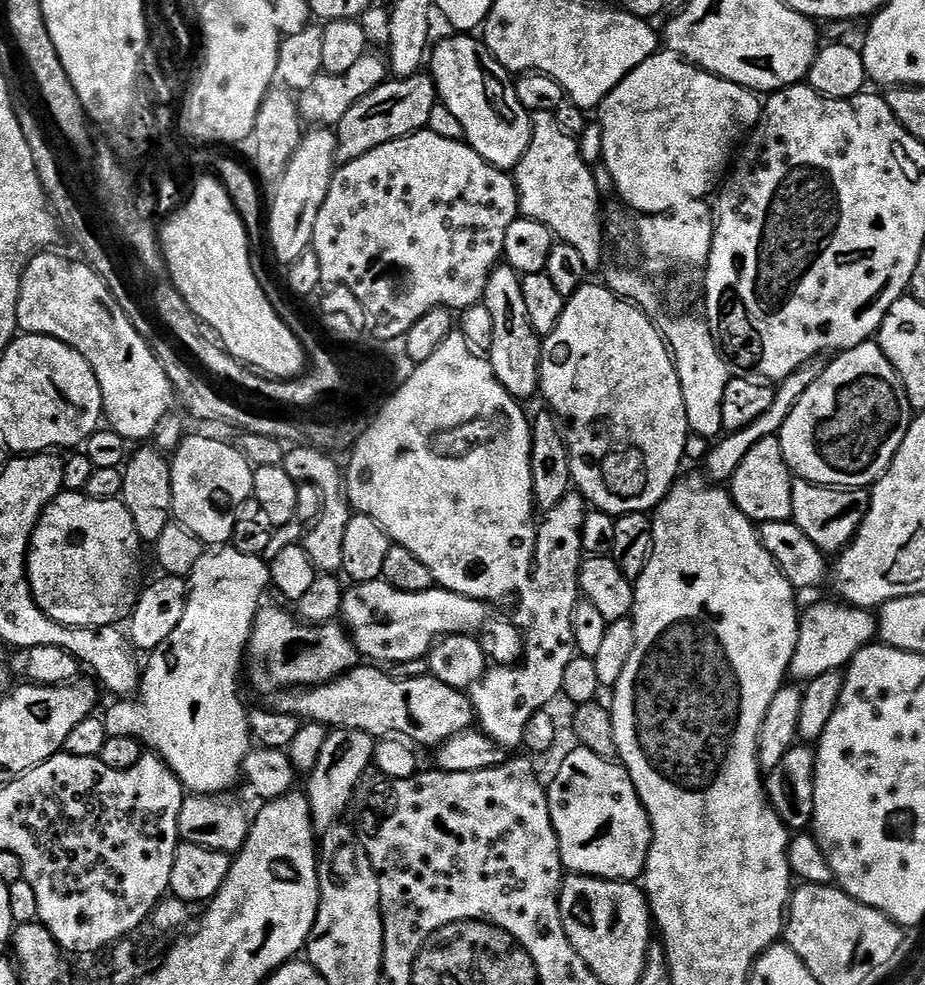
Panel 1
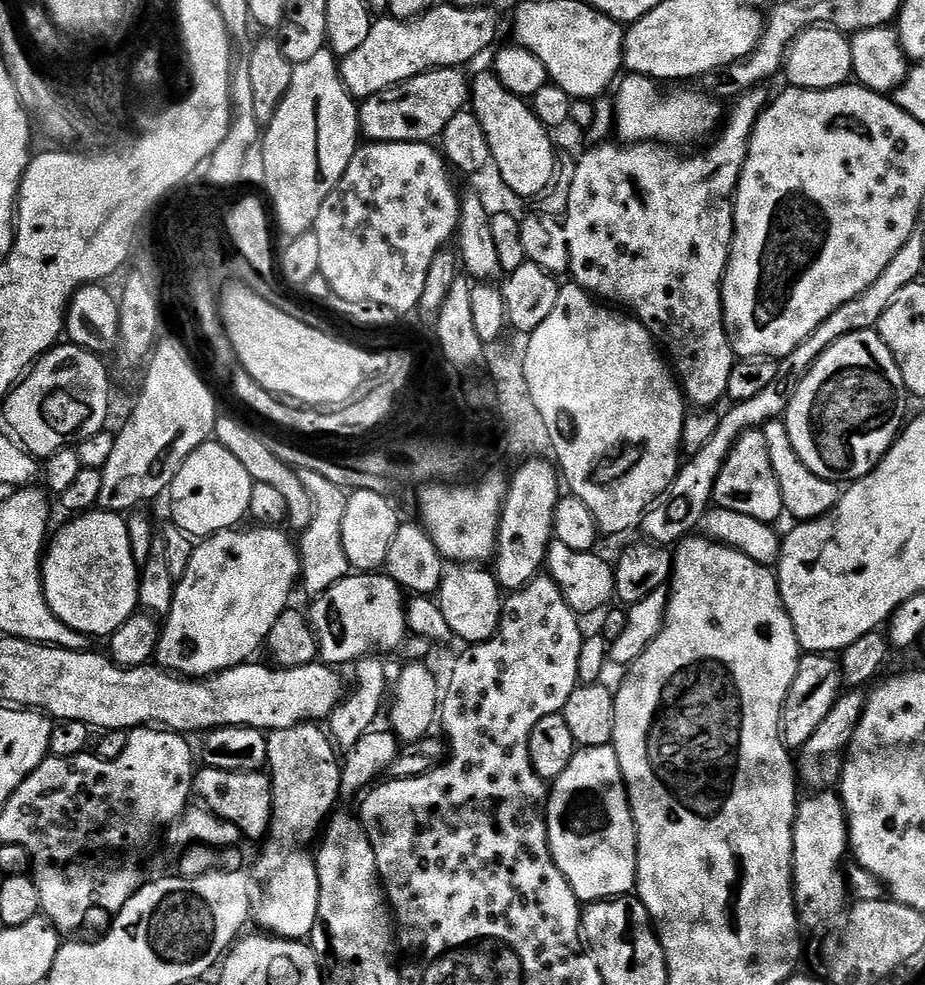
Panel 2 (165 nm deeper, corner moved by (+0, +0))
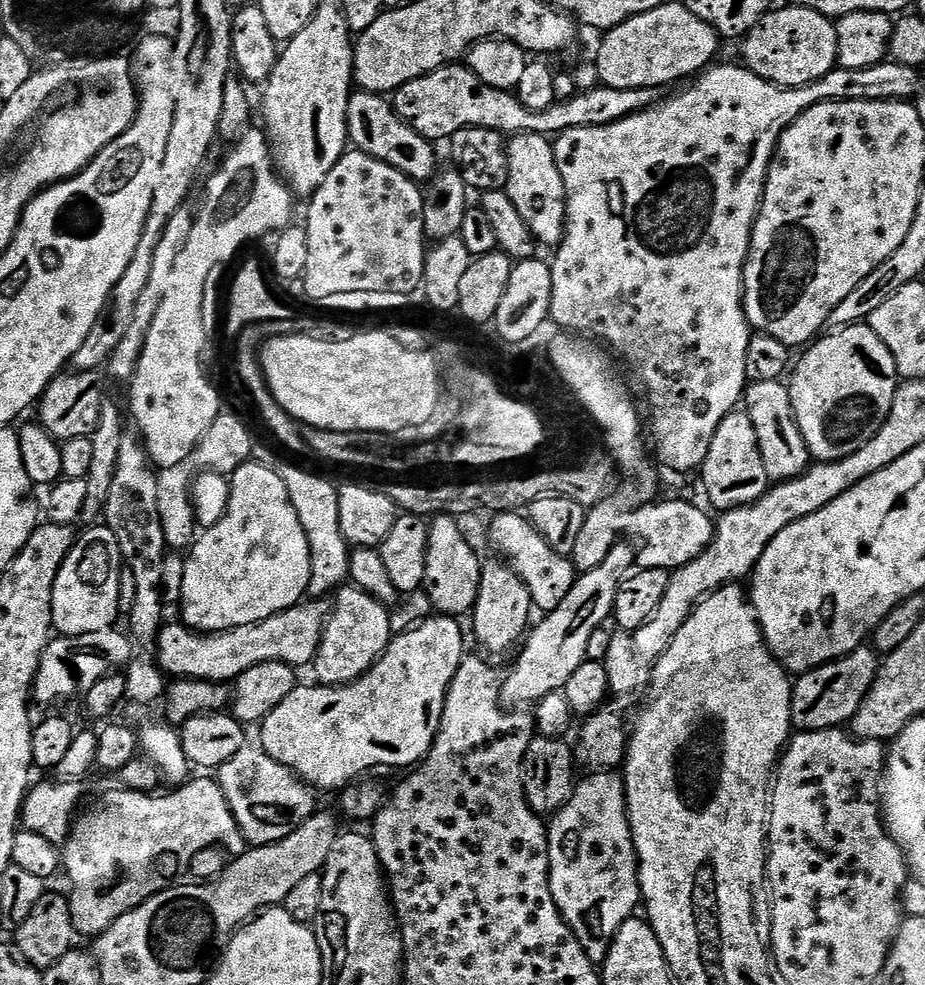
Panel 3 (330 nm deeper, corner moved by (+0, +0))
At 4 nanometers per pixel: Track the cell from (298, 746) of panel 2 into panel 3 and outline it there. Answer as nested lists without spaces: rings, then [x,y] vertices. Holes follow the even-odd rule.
[[[436,614],[424,620],[423,623],[417,624],[415,627],[409,627],[407,630],[393,635],[392,643],[388,645],[384,655],[376,661],[372,671],[367,672],[365,676],[359,676],[356,680],[351,680],[349,684],[297,683],[296,688],[290,690],[290,694],[286,694],[286,698],[282,698],[282,702],[278,702],[278,706],[274,706],[274,710],[270,710],[268,717],[259,725],[259,747],[263,748],[266,754],[274,757],[279,764],[284,764],[287,768],[291,768],[306,784],[316,790],[319,790],[319,788],[347,789],[351,785],[348,784],[351,780],[357,779],[356,781],[359,781],[361,779],[359,776],[363,772],[370,771],[371,768],[404,768],[403,770],[408,770],[413,766],[419,765],[427,757],[428,753],[432,751],[432,745],[436,742],[436,735],[440,732],[440,723],[444,721],[444,707],[446,706],[446,698],[448,697],[448,687],[458,670],[458,666],[466,655],[464,632],[460,629],[460,623],[459,619],[443,614]]]

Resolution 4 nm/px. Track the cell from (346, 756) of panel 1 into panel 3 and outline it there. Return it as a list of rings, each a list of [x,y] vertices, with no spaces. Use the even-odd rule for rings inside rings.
[[[344,586],[335,593],[336,605],[330,608],[330,617],[324,629],[324,639],[316,653],[315,679],[321,684],[349,684],[359,676],[372,671],[376,661],[384,655],[392,643],[394,629],[391,624],[392,613],[377,600],[371,592],[363,588]]]

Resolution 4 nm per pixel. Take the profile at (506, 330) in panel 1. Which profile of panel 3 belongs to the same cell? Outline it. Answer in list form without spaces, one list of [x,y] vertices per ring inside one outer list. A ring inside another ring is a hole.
[[[363,90],[353,91],[348,100],[348,134],[351,143],[359,151],[394,166],[402,174],[407,176],[414,174],[417,181],[431,182],[438,175],[437,145],[422,134],[418,134],[418,130],[414,130],[405,121],[396,112],[393,101],[387,95]]]

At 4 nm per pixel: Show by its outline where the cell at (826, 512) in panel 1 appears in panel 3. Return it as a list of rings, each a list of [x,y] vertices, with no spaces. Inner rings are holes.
[[[783,379],[756,380],[746,389],[746,400],[752,403],[750,415],[758,434],[762,456],[766,462],[769,477],[783,482],[801,476],[810,467],[808,443],[804,441],[802,430],[796,421],[796,411],[792,405],[792,389]]]

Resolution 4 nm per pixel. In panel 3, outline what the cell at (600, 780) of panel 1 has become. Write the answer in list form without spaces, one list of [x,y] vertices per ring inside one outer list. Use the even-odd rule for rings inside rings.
[[[596,770],[593,776],[577,783],[564,807],[551,817],[548,828],[550,854],[550,890],[564,920],[572,927],[588,951],[589,956],[600,958],[607,953],[609,942],[620,927],[633,919],[632,912],[642,904],[640,894],[640,862],[636,858],[636,842],[632,837],[632,824],[628,821],[628,798],[624,781],[612,770]]]

